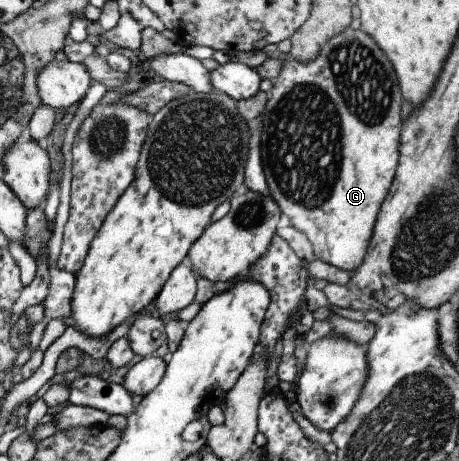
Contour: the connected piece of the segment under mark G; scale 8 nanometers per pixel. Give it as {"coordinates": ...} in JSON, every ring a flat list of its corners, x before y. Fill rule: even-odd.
{"coordinates":[[350,27,327,40,315,60,299,64,288,57,282,64,279,76,266,94,261,115,259,155,265,184,271,199,280,213,288,218,290,226,307,237,314,258,351,274,364,260,375,216,387,196,397,166,401,124,401,94,397,78,389,60,375,42,361,30],[303,164,311,164,311,172,307,172]]}

